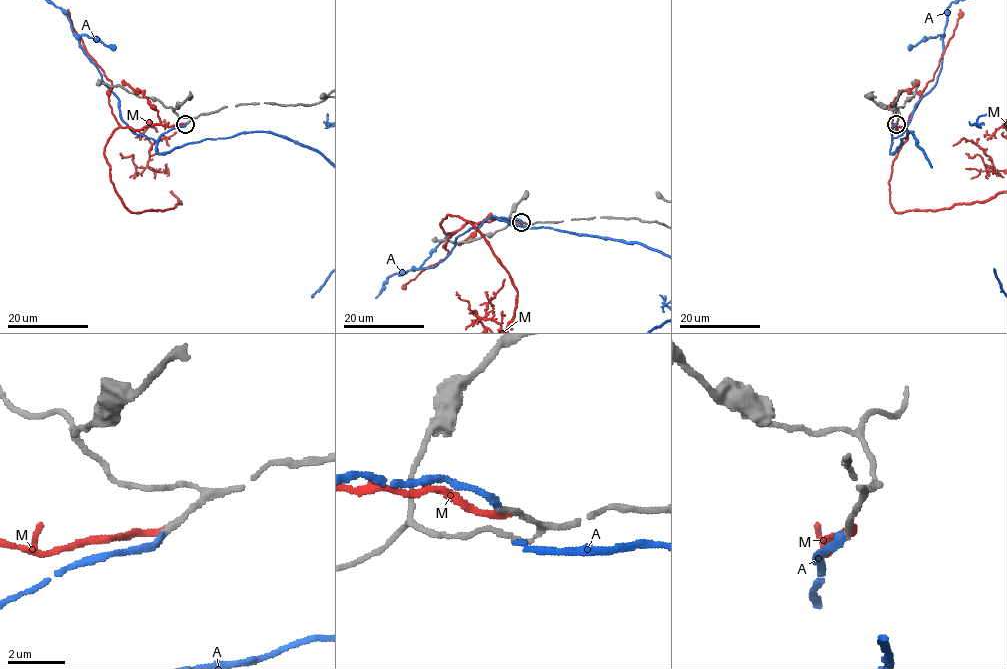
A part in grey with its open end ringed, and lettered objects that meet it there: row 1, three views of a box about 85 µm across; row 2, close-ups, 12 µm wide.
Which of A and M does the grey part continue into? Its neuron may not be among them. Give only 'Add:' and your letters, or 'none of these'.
Add: A

